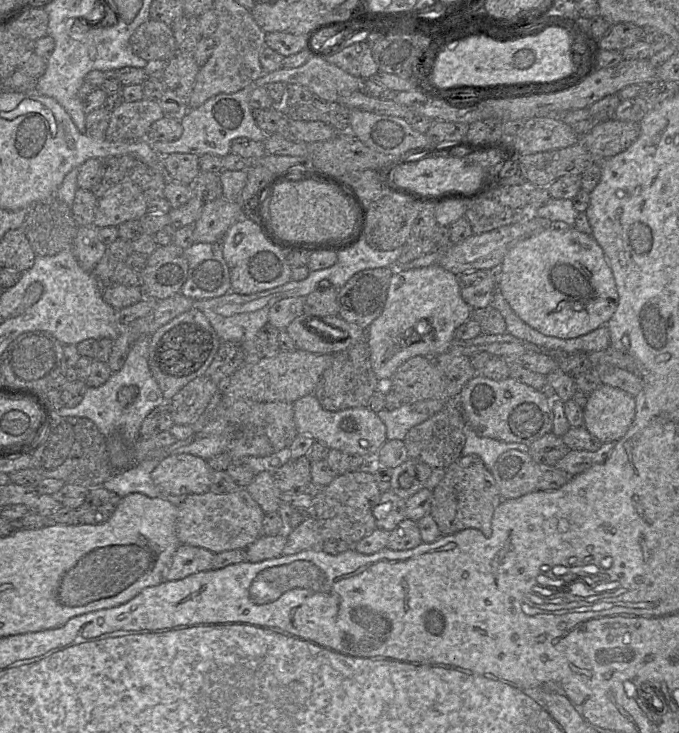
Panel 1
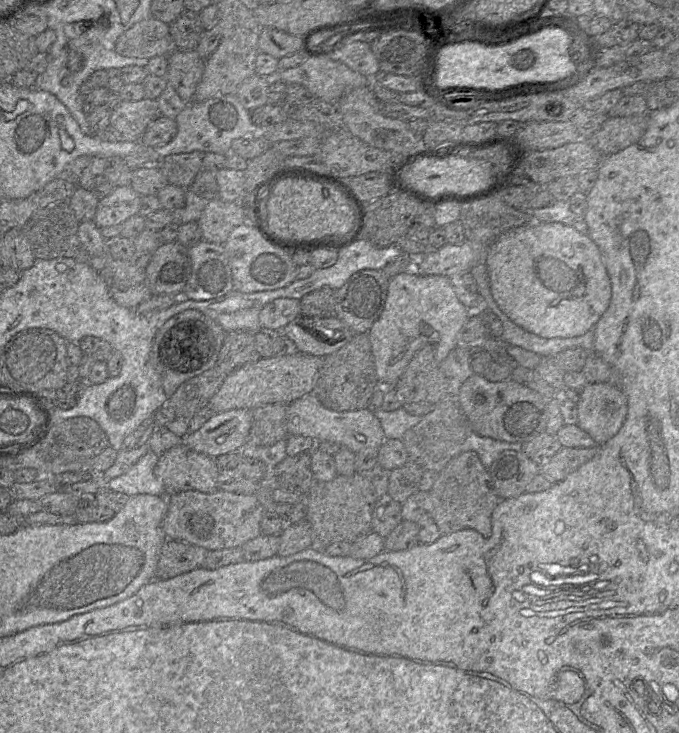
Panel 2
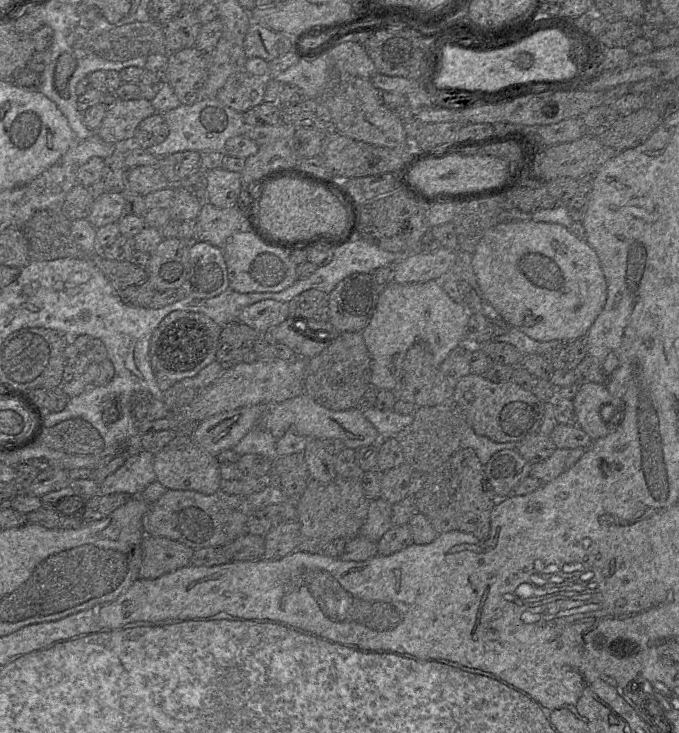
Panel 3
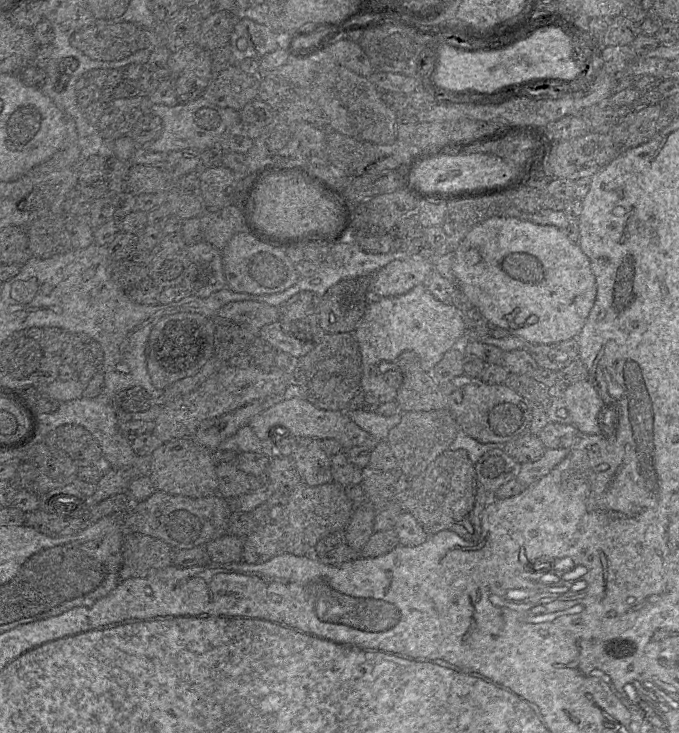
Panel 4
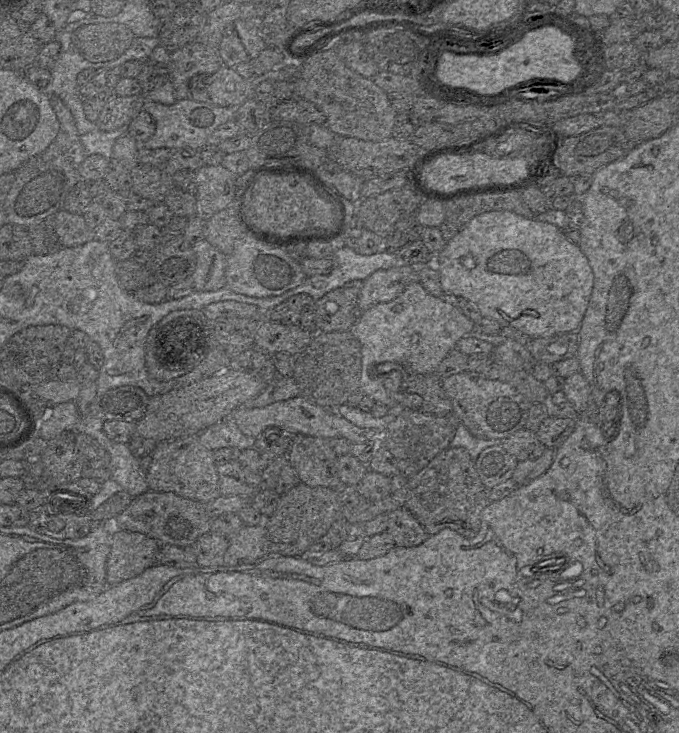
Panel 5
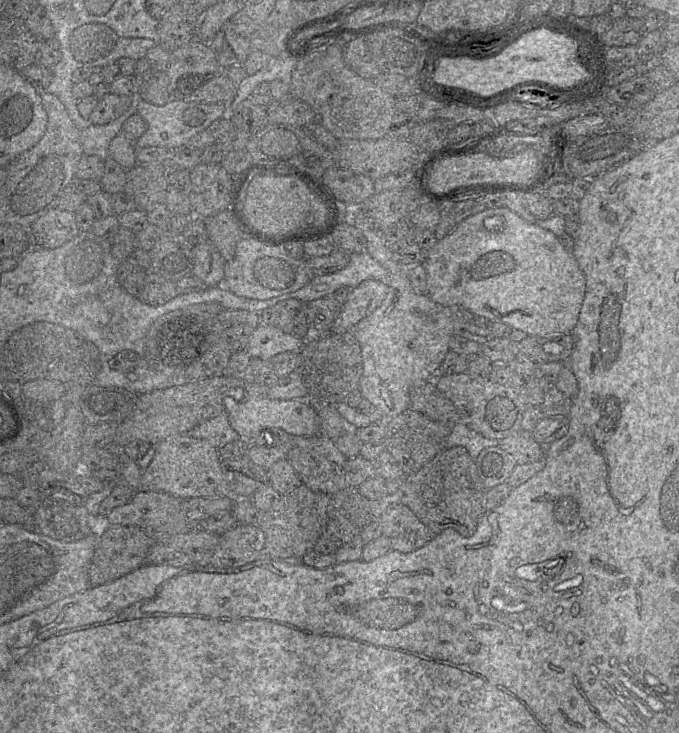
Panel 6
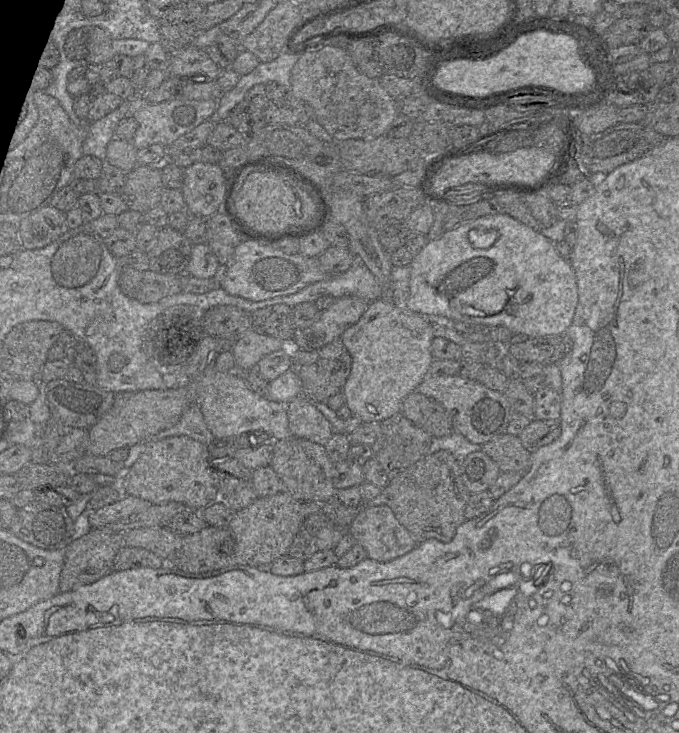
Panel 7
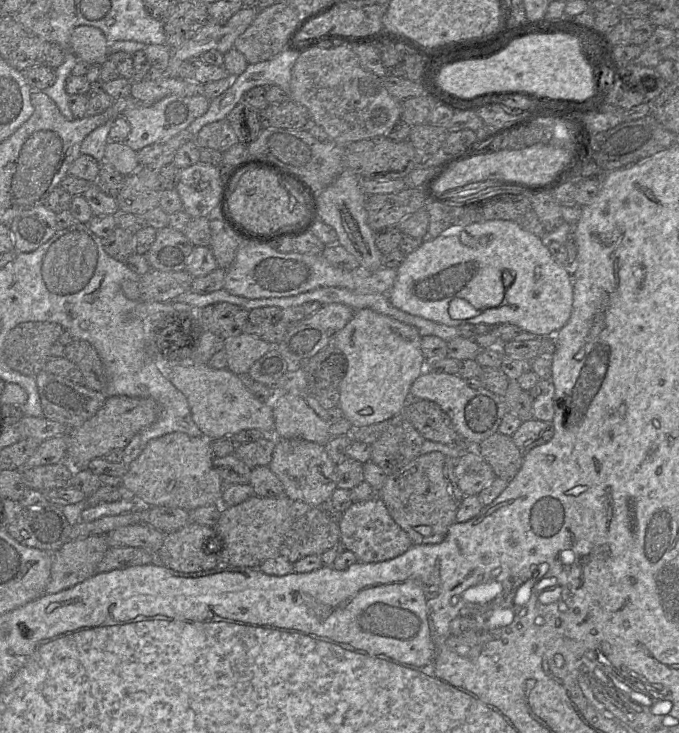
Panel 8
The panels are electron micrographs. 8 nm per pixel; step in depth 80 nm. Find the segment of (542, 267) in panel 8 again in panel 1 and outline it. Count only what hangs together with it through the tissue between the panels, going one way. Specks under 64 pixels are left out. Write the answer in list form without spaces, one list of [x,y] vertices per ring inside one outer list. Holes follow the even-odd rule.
[[[552,224],[508,250],[497,270],[497,289],[527,325],[562,339],[607,325],[619,301],[612,270],[599,244],[591,234],[560,224]]]

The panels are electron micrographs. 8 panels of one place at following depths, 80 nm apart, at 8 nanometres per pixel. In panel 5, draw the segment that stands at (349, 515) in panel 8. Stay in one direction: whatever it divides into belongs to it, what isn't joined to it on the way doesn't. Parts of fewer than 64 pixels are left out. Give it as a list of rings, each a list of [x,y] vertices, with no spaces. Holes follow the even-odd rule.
[[[398,508],[388,514],[388,532],[395,547],[415,547],[422,544],[428,534],[419,521],[406,508]]]

